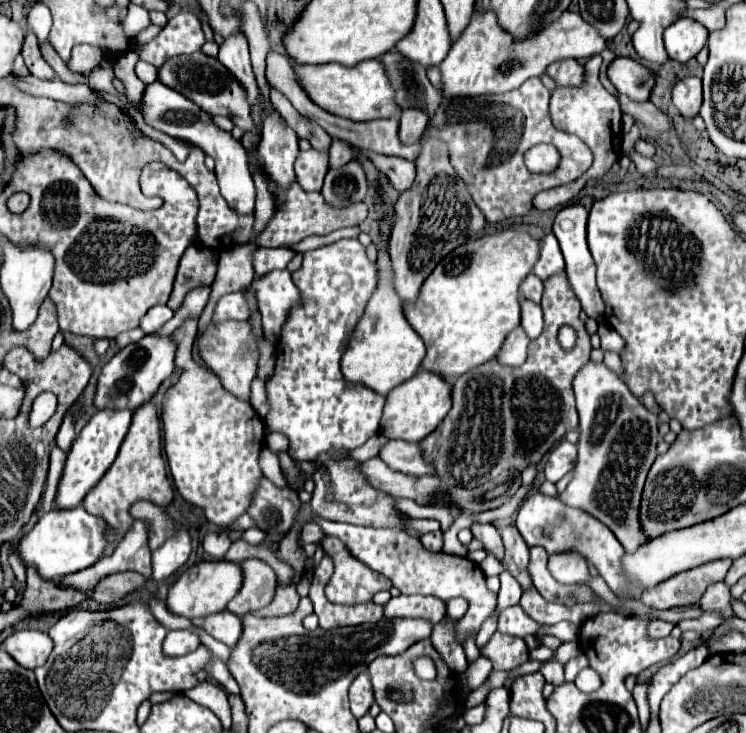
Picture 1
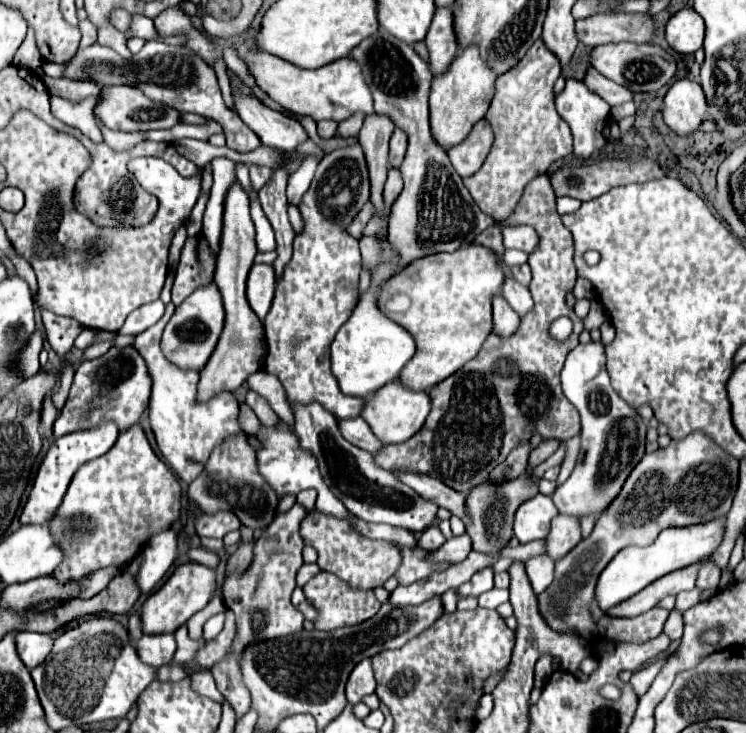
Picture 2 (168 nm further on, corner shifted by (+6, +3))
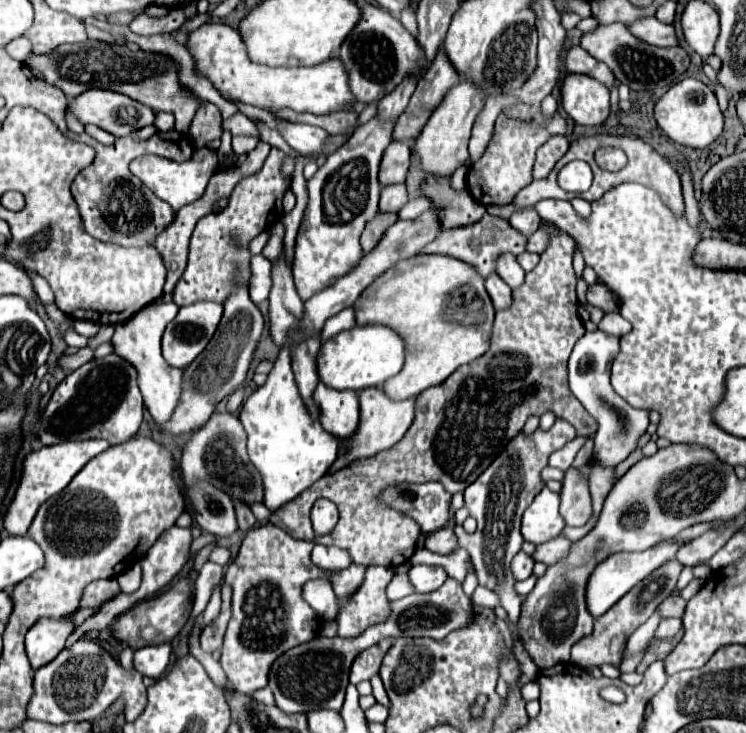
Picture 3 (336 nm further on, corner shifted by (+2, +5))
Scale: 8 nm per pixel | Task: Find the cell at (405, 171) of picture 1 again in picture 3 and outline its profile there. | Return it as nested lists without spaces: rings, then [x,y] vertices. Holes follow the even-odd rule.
[[[388,184],[380,192],[380,210],[398,212],[408,202],[404,184]]]

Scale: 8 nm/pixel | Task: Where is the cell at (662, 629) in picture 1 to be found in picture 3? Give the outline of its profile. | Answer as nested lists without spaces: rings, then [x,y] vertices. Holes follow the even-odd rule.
[[[668,596],[660,606],[658,606],[658,612],[662,618],[670,618],[670,616],[676,616],[680,618],[684,614],[684,608],[686,608],[686,602],[680,598],[680,596]]]

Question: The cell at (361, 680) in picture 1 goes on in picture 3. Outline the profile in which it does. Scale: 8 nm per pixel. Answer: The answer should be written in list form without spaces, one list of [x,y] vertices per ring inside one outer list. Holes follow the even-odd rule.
[[[380,642],[378,646],[372,646],[372,648],[364,650],[362,654],[358,654],[358,658],[354,660],[354,666],[350,670],[350,684],[356,686],[364,680],[370,680],[374,674],[378,674],[380,662],[390,646],[392,646],[390,642]]]

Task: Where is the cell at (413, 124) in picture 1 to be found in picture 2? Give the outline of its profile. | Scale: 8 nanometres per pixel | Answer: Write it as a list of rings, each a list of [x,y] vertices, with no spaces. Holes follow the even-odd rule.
[[[396,128],[390,138],[390,158],[388,158],[390,168],[400,168],[404,154],[406,154],[406,140],[408,136],[400,128]]]

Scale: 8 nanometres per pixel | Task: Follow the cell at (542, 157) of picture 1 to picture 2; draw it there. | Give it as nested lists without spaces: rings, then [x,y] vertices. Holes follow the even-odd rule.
[[[574,78],[566,80],[566,88],[556,96],[556,110],[572,130],[574,154],[578,158],[590,158],[606,144],[606,140],[602,138],[602,124],[610,116],[610,104],[606,104],[606,100],[602,100],[598,94],[590,92],[582,80],[574,80]]]

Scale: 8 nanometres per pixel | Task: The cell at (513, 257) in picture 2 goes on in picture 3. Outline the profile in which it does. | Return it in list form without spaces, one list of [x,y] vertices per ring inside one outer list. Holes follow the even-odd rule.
[[[536,230],[536,232],[528,238],[528,242],[526,242],[526,250],[540,254],[544,248],[546,248],[546,234],[544,234],[542,230]]]

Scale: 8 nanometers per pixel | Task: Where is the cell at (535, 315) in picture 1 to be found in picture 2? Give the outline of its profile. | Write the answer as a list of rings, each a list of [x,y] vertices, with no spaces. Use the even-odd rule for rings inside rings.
[[[506,274],[506,280],[504,280],[504,284],[502,284],[504,288],[502,288],[502,296],[508,300],[508,304],[520,314],[520,316],[524,316],[530,308],[532,308],[532,296],[530,296],[530,292],[528,292],[528,288],[526,286],[522,286],[522,284],[518,284],[514,278],[512,278],[512,274]]]

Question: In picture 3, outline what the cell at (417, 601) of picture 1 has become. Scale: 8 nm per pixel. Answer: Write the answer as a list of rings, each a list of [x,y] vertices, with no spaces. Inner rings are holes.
[[[418,564],[412,566],[408,572],[410,584],[414,586],[414,590],[418,594],[428,594],[438,590],[444,582],[446,582],[446,572],[442,566],[426,566],[426,564]]]

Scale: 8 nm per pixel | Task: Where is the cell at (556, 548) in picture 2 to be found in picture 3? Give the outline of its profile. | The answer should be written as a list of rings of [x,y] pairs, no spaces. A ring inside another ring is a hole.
[[[570,468],[566,472],[560,496],[560,514],[566,520],[566,526],[584,526],[592,516],[592,502],[588,482],[582,482],[582,478],[578,478],[578,470]]]

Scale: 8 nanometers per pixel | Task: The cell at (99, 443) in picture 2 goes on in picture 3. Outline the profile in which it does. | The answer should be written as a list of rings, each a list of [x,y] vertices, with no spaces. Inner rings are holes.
[[[80,440],[80,442],[60,442],[54,446],[44,446],[36,452],[30,452],[24,460],[24,474],[20,480],[20,486],[16,490],[16,496],[8,508],[4,528],[8,534],[18,534],[24,536],[38,512],[38,508],[58,492],[62,492],[70,480],[84,468],[84,464],[104,452],[110,444],[106,440]]]

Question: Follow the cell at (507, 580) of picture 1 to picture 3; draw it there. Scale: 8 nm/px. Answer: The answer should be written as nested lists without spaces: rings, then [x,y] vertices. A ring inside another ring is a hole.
[[[518,552],[512,560],[512,574],[516,580],[526,580],[530,574],[532,574],[532,566],[534,566],[534,560],[524,554],[524,552]]]

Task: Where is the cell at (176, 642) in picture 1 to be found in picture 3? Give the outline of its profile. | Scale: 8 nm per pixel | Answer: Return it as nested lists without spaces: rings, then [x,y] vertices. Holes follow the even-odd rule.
[[[170,642],[138,648],[134,654],[134,668],[138,668],[138,672],[142,672],[144,676],[160,678],[170,662],[170,654],[172,654]]]

